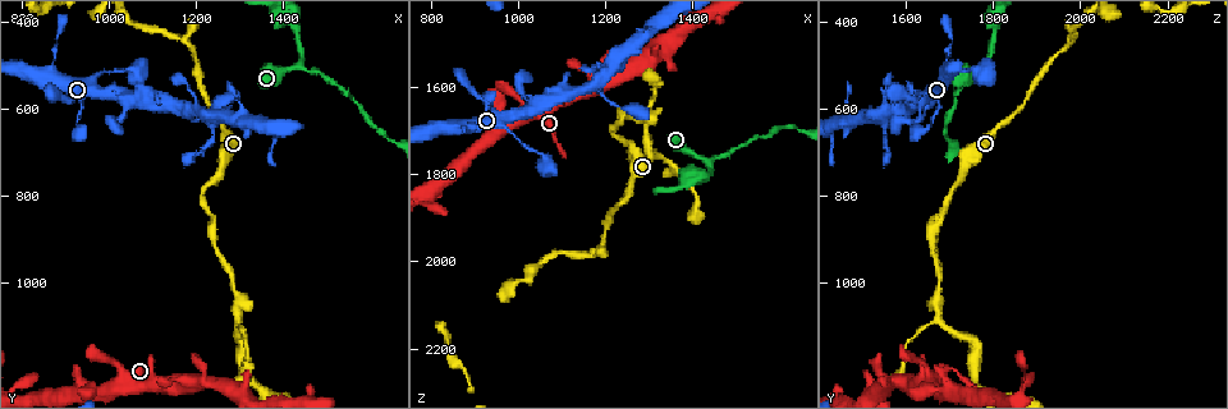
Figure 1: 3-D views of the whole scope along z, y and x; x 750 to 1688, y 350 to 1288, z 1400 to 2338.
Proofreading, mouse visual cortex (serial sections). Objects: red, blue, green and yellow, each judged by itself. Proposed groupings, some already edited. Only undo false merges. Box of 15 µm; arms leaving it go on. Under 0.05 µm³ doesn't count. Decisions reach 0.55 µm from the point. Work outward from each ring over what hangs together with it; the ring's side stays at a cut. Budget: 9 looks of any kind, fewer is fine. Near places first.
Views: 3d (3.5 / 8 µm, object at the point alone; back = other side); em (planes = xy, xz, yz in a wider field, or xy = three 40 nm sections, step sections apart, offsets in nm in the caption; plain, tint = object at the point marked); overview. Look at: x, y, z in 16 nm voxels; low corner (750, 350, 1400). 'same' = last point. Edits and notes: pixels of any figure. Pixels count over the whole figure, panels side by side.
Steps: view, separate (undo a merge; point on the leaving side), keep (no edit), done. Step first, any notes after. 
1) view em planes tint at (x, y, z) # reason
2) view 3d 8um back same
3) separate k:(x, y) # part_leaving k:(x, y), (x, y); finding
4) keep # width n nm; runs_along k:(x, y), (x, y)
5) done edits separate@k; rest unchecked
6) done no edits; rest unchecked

view 3d 3.5um back at (1430, 505, 1760) # three-way junction

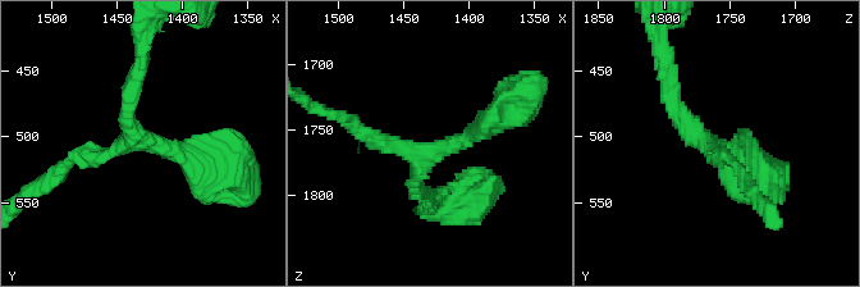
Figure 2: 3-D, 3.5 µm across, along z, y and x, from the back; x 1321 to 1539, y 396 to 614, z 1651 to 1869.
view em xy step 1 tint at (1432, 504, 1768) # now the EM

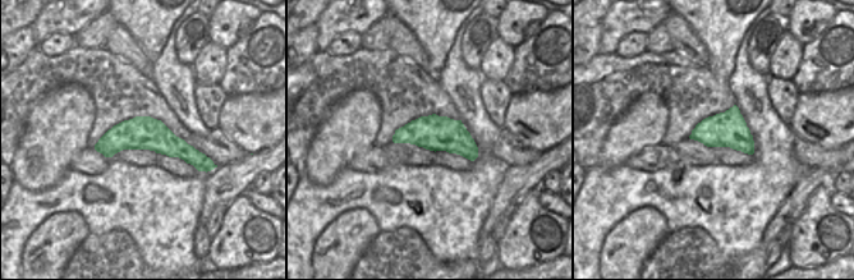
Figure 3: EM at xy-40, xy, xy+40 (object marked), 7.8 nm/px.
keep # arms 3; runs_along 3:(99, 146), (161, 140), (206, 160); continuous, no second cell

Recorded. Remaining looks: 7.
view 3d 3.5um at (1300, 1090, 1675) # a fork

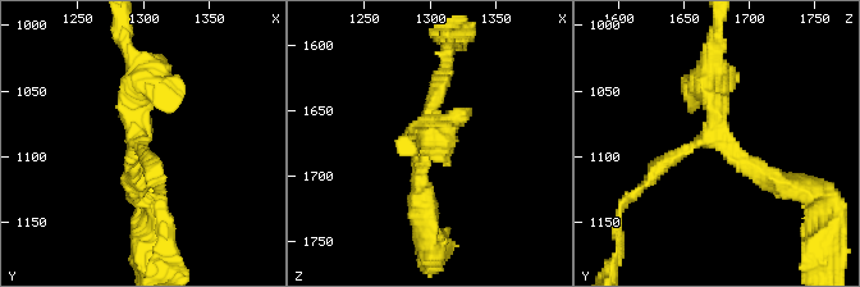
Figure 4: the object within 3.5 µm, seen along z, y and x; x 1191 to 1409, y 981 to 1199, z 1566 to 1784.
view em xy step 5 tint at (1294, 1084, 1672) # arms 3; arm_widths 200, 200, 400 nm; shape alone is not enough

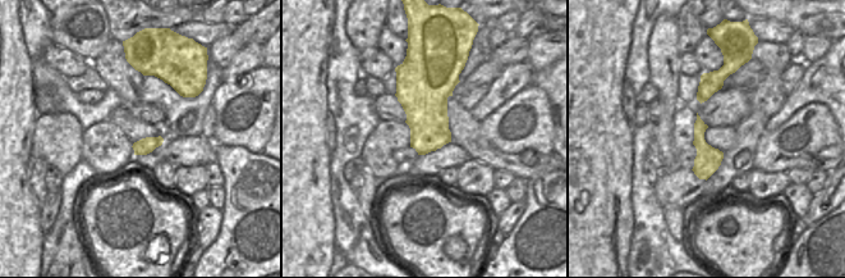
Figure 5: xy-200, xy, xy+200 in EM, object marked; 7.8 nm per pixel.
view em xy step 3 tint same

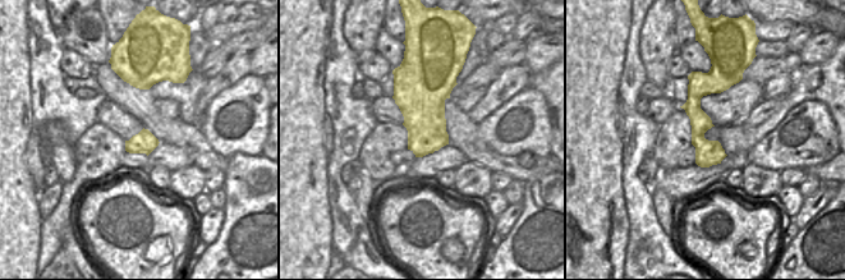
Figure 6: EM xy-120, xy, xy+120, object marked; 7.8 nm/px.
keep # runs_along 4:(712, 59), (712, 139), (780, 182); all the same cell

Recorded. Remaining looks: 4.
view 3d 8um at (1345, 1245, 1775)

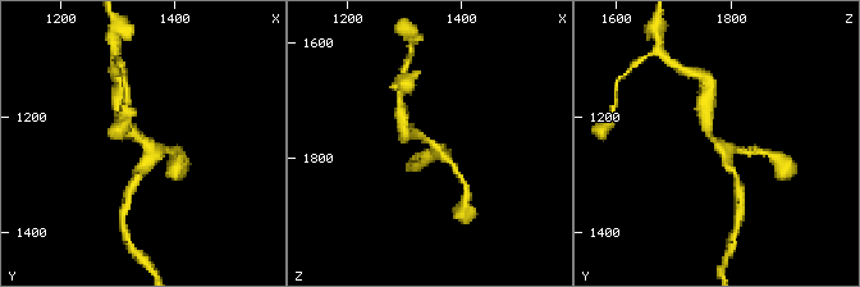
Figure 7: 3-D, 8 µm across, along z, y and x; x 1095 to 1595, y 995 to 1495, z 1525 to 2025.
view em xy step 3 tint at (1345, 1245, 1775) # arms 3; arm_widths 250, 300, 350 nm

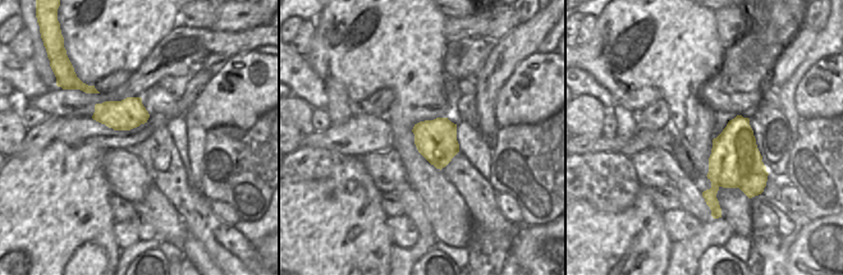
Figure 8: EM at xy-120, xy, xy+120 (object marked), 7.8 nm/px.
keep # runs_along 7:(407, 132), (420, 135), (456, 168); one cell here

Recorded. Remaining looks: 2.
view 3d 3.5um at (1175, 445, 1975) # branch point

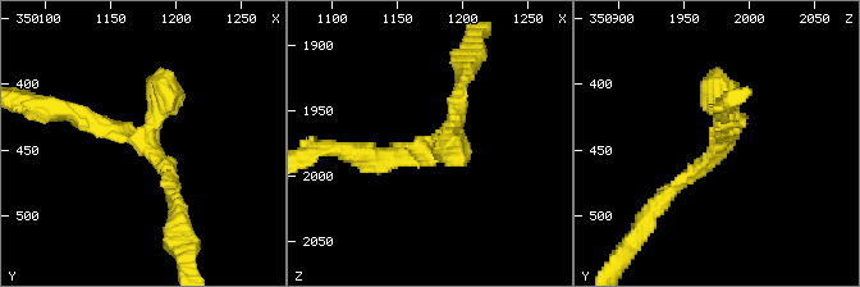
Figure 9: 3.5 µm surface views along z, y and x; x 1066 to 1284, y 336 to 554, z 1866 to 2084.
view em xy step 1 tint at (1178, 446, 1976) # shape alone is not enough

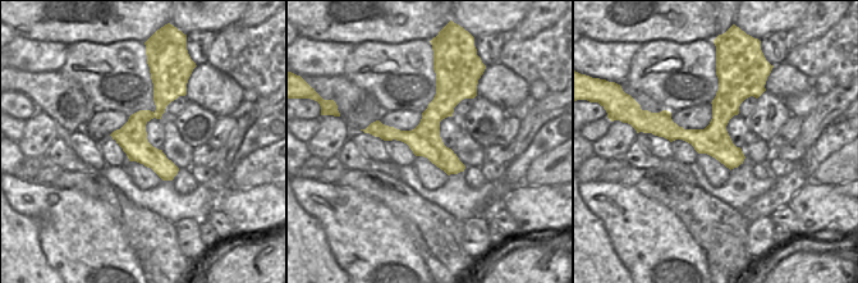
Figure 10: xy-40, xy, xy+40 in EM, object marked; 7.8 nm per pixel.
keep # runs_along 9:(174, 201), (142, 142), (72, 110); all the same cell

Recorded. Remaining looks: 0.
done no edits; rest unchecked

